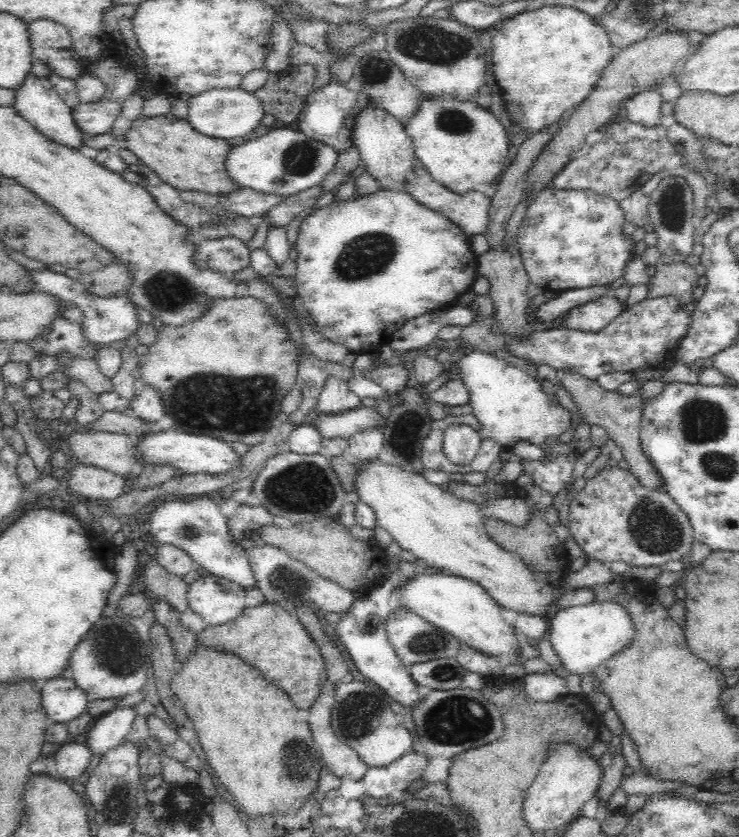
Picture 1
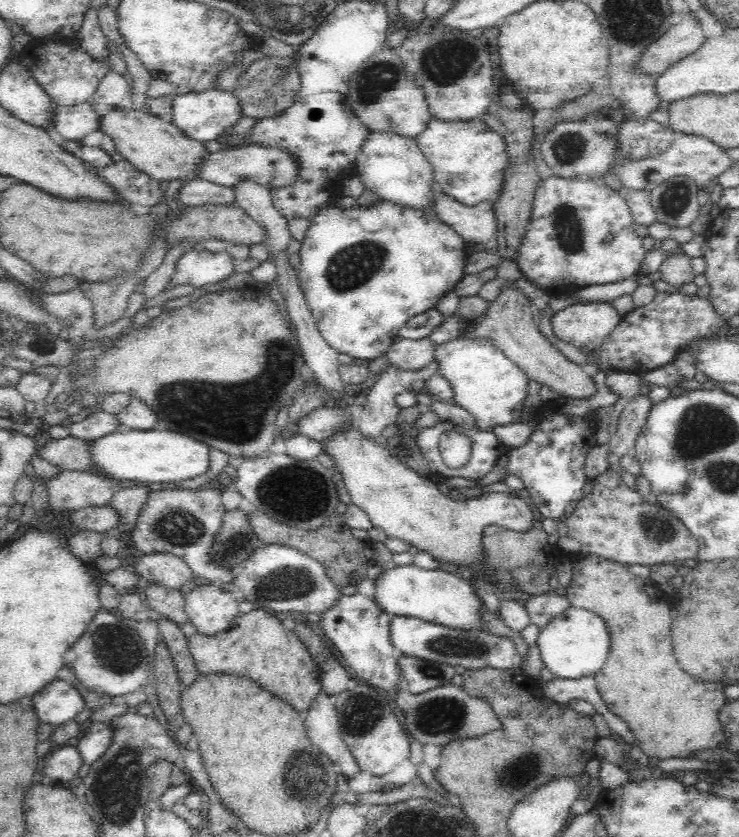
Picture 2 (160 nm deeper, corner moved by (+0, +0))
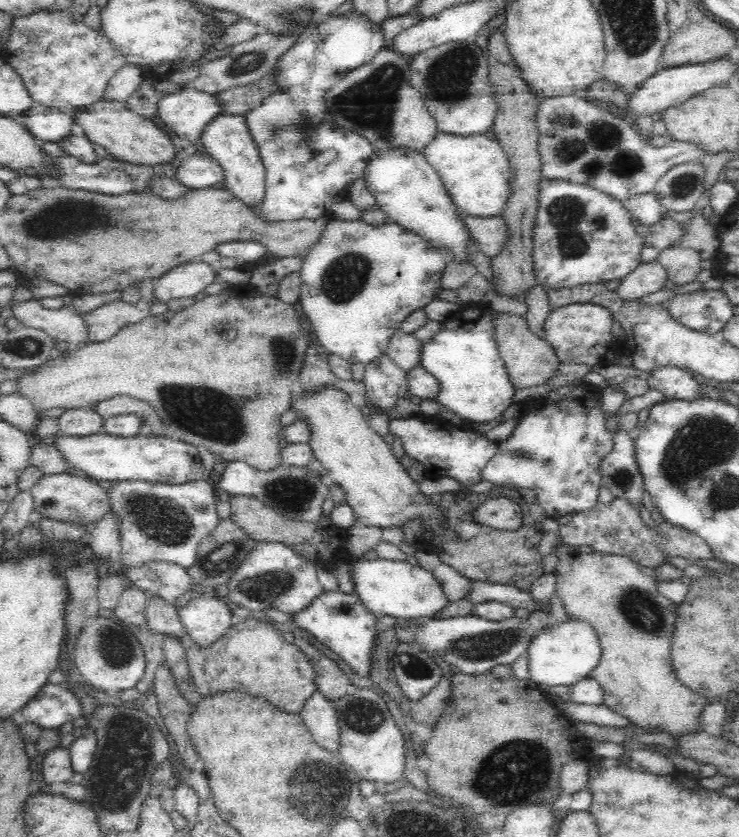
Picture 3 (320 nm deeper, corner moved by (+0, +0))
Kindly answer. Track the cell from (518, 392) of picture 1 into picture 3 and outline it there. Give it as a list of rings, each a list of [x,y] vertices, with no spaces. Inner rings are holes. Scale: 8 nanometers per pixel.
[[[459,305],[457,310],[450,313],[442,322],[440,332],[434,338],[424,341],[419,351],[420,367],[434,376],[440,386],[440,391],[434,400],[465,421],[490,422],[500,417],[501,413],[513,404],[515,389],[499,356],[496,331],[494,331],[496,326],[494,321],[499,314],[500,312],[482,305]]]

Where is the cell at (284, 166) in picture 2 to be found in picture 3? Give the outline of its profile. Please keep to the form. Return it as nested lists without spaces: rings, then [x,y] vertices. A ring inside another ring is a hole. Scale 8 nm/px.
[[[199,151],[183,155],[172,178],[180,181],[186,188],[214,187],[222,185],[224,171],[208,153]]]

